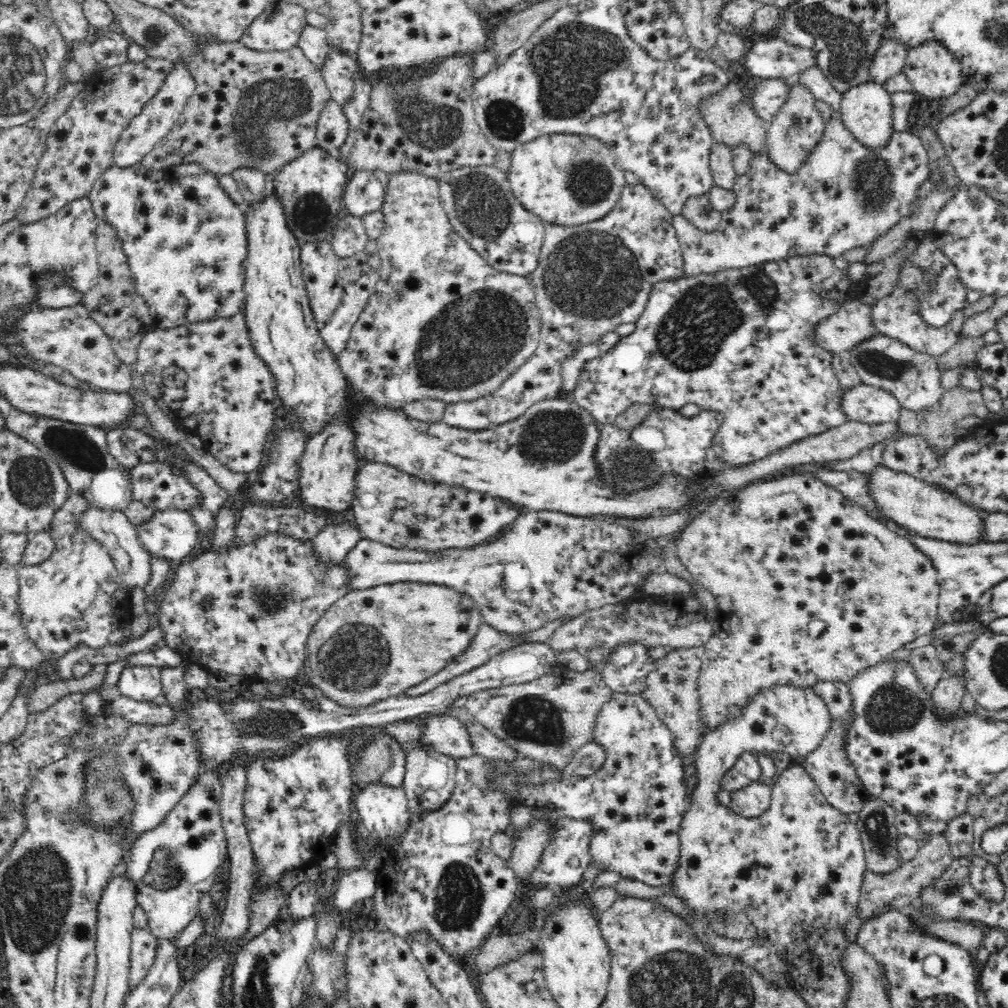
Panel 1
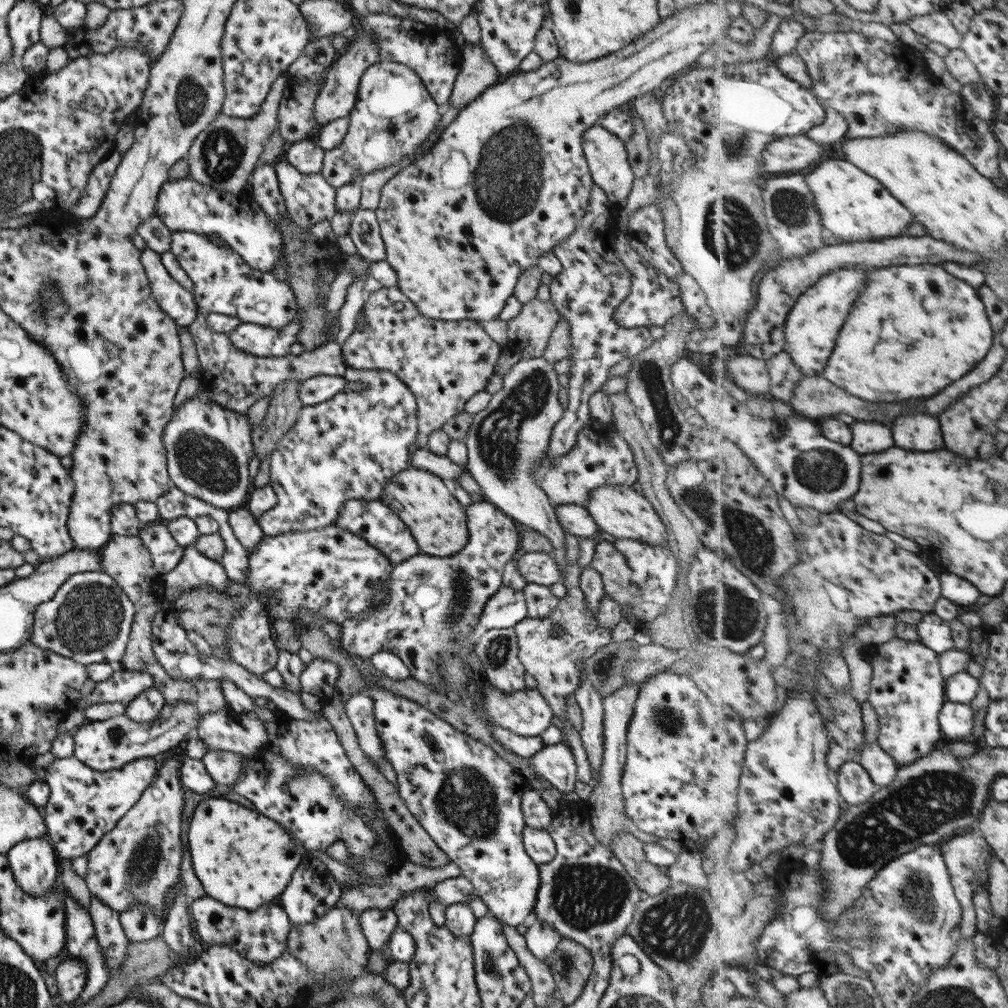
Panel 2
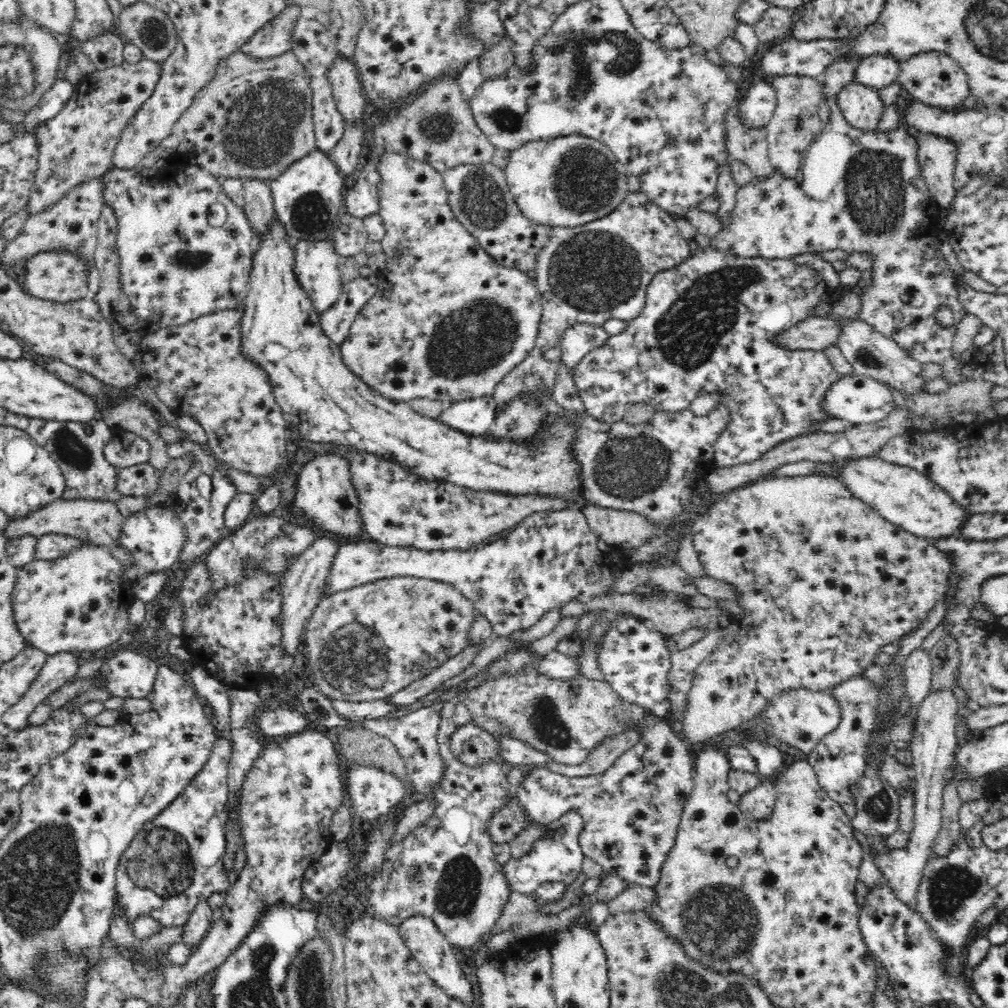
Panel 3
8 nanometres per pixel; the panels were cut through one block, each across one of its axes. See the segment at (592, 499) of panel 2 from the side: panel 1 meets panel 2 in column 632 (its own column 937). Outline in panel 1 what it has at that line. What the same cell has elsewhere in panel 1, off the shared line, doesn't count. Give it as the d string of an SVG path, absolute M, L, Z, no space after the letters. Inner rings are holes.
M888 467L880 468L870 475L869 484L870 495L882 513L910 535L960 546L978 546L978 543L988 541L983 536L986 514L962 503L952 492Z

